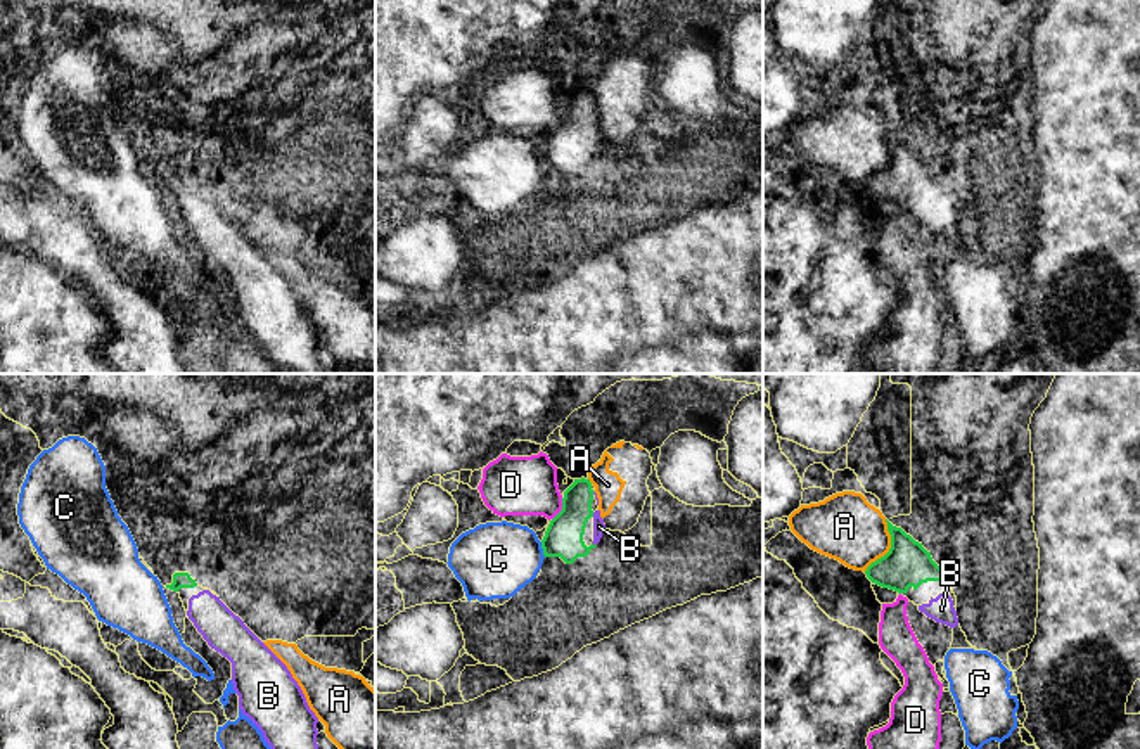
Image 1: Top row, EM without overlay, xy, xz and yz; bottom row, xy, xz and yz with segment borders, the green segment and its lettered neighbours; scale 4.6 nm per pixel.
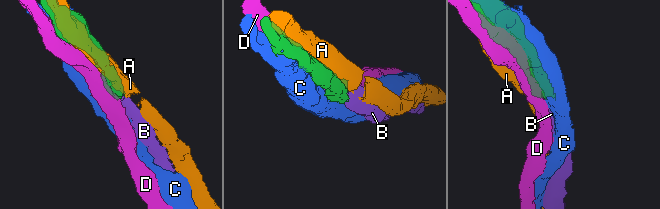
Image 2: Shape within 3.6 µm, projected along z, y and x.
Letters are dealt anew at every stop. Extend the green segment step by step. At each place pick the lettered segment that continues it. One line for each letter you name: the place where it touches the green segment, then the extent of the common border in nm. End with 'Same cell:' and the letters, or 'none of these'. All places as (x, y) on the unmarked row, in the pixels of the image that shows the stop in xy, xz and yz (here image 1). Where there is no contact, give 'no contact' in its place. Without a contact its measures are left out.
B: xz (592, 127) | 30 nm
Same cell: B

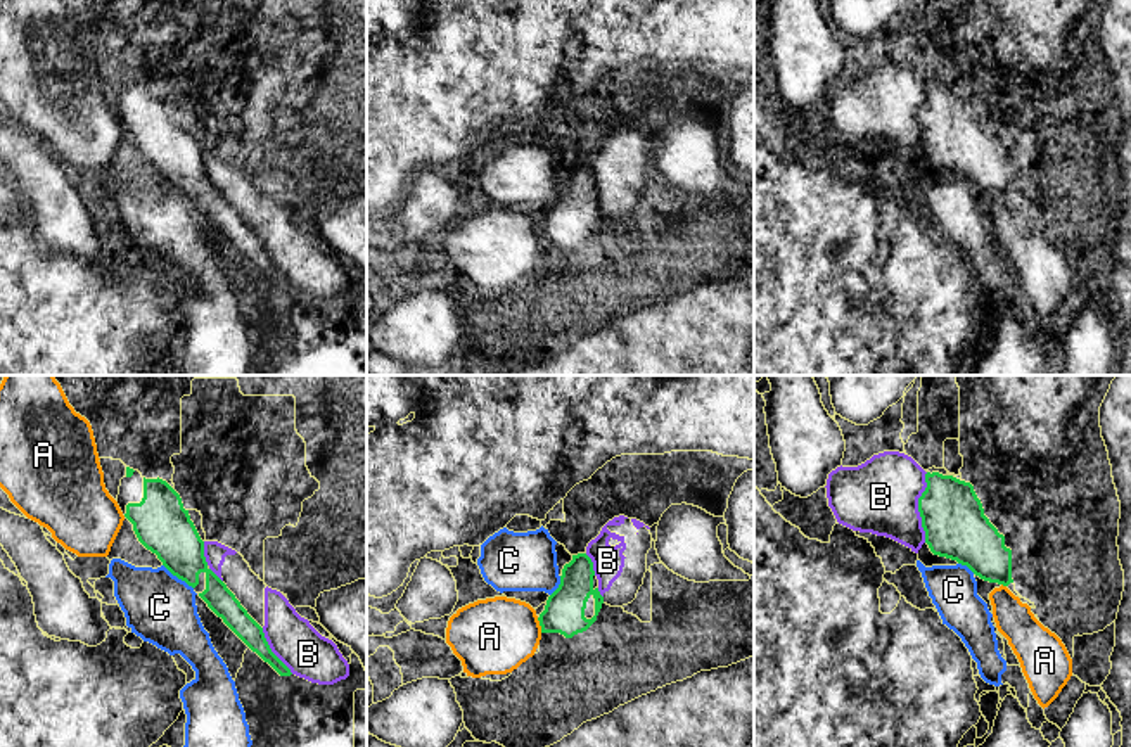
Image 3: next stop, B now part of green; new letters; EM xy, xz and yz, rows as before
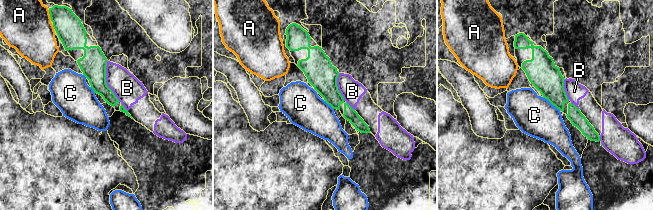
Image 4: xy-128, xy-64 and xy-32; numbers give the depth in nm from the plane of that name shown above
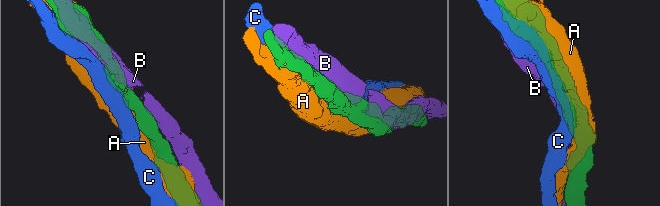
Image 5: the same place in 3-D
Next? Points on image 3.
Same cell: none of these

